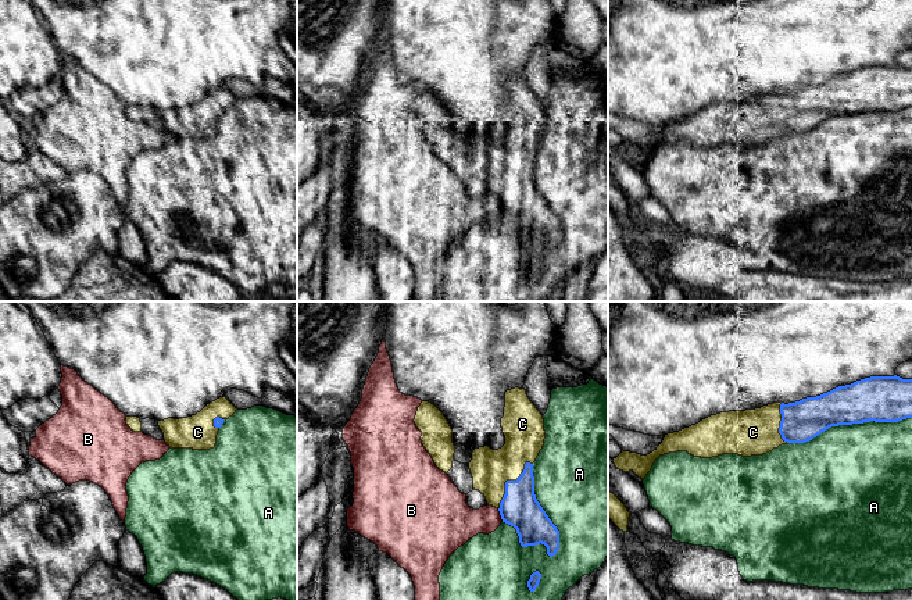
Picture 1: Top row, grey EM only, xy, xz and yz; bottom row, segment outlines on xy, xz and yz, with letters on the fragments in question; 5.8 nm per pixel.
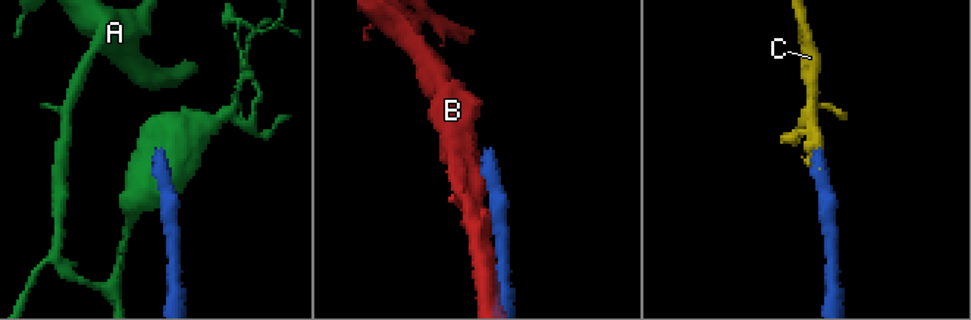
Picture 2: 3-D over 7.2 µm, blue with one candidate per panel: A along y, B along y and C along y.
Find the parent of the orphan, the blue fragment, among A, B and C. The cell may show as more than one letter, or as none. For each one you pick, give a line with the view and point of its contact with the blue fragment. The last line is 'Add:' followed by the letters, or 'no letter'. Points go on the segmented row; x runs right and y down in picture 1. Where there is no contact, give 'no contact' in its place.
C: meets blue in xz at (508, 481)
Add: C

